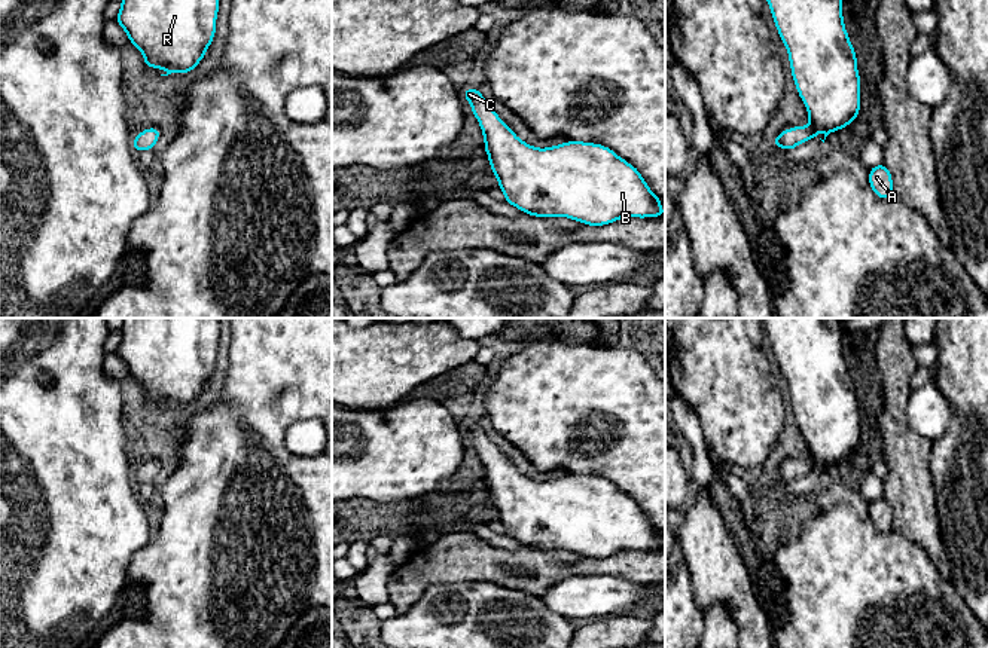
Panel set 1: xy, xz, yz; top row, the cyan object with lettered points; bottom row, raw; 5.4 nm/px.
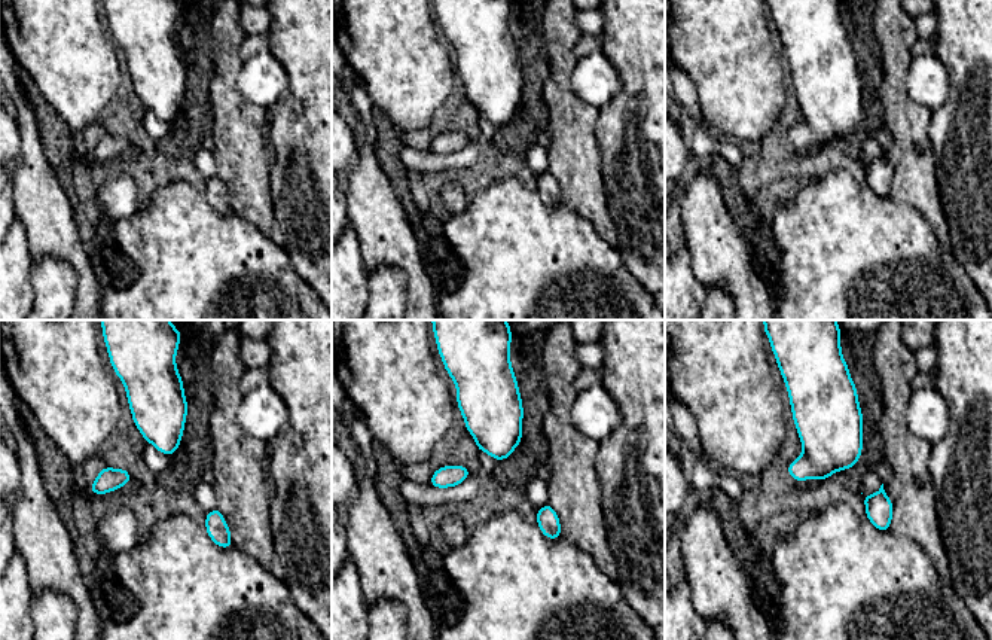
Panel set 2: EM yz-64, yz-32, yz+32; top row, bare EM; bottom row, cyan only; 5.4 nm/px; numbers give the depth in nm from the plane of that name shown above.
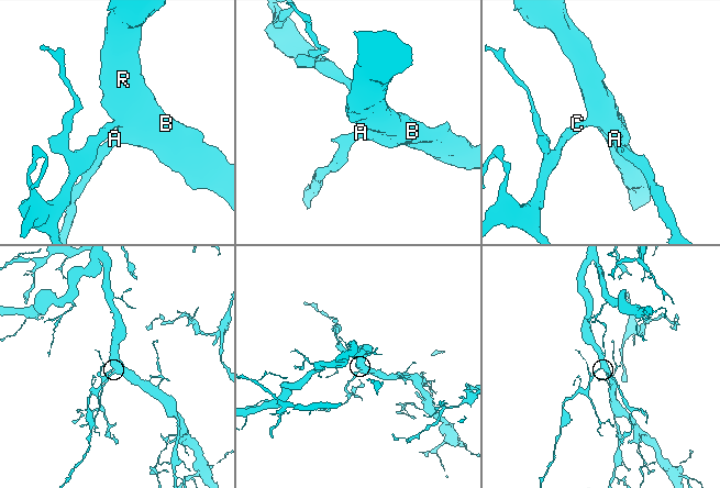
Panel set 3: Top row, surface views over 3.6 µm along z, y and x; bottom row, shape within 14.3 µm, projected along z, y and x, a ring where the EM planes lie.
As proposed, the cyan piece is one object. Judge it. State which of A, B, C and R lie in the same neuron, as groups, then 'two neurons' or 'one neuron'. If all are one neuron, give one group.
groups A B C R; one neuron

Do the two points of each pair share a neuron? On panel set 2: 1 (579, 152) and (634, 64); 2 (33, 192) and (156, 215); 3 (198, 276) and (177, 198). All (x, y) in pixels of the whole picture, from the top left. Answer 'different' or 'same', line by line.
1: different
2: different
3: same

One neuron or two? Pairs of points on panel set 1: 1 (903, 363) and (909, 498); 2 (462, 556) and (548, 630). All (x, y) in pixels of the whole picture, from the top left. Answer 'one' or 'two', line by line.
1: one
2: two

